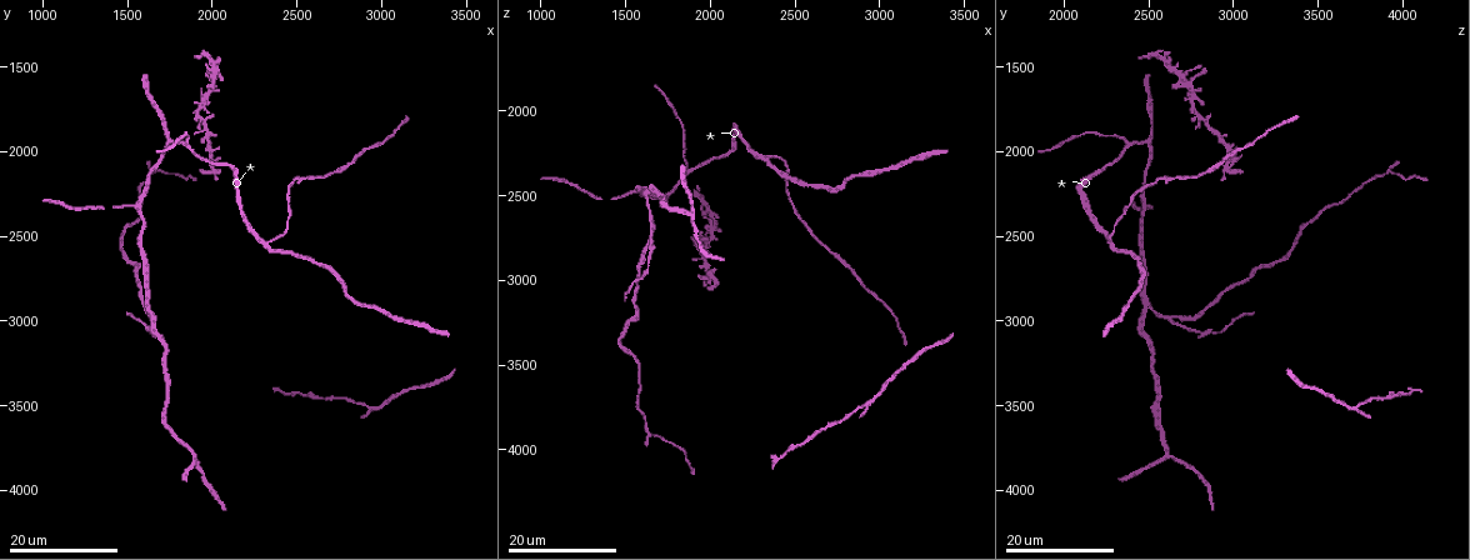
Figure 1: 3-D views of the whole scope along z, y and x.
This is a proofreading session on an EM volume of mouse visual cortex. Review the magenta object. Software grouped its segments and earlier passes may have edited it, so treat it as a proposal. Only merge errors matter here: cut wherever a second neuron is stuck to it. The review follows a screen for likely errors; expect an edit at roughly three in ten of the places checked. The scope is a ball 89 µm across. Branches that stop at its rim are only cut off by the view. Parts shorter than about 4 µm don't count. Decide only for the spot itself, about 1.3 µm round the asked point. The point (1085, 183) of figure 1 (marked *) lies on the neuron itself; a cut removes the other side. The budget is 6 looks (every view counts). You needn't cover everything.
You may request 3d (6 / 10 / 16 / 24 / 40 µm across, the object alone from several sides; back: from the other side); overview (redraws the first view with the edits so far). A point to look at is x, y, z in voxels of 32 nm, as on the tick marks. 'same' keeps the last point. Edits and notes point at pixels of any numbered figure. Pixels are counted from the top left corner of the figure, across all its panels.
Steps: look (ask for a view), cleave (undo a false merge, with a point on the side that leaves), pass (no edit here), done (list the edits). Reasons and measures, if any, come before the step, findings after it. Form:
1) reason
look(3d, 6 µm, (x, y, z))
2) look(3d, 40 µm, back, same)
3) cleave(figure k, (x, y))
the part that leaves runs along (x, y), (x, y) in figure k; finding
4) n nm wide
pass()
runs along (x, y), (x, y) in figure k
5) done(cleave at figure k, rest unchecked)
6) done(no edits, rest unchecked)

calibre changes
look(3d, 24 µm, (1640, 3060, 2860))

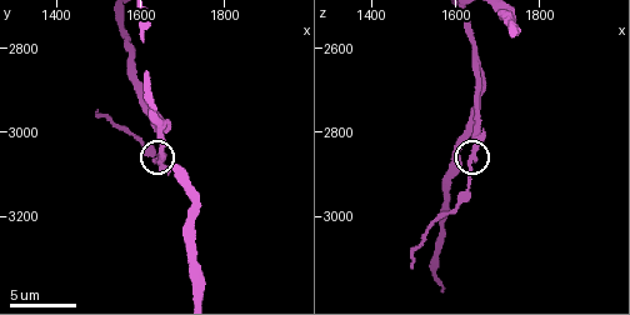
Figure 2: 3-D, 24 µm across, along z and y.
look(3d, 10 µm, same)

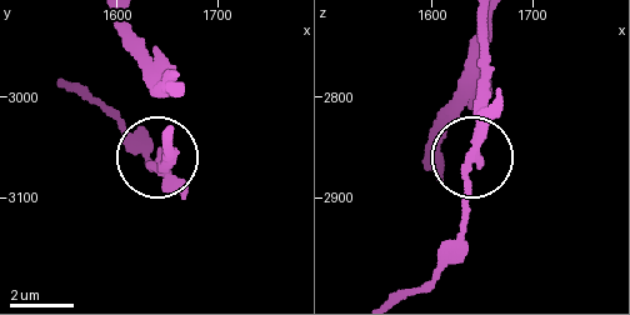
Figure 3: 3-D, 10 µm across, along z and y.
cleave(figure 3, (151, 171))
the part that leaves runs along (480, 141), (459, 244), (408, 293) in figure 3; a second neuron is stuck on

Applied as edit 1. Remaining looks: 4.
look(overview)

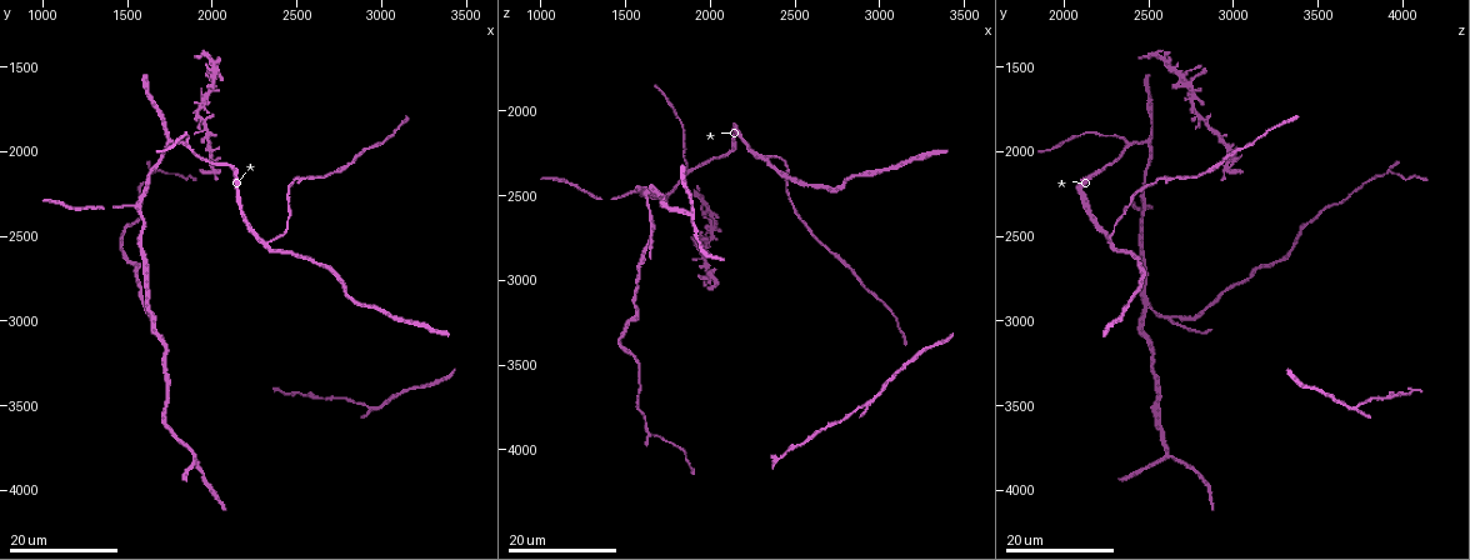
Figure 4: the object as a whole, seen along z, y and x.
two arms in line, one across
look(3d, 16 µm, (1660, 3000, 2620))

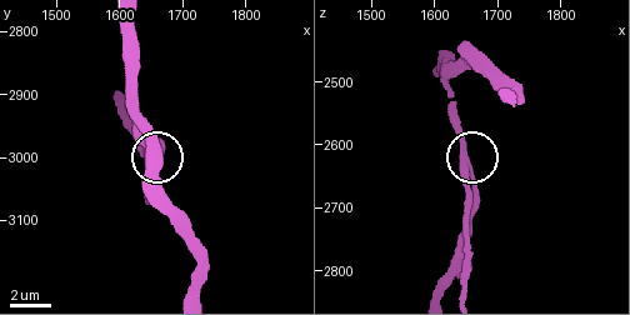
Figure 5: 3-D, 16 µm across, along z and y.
look(3d, 6 µm, same)

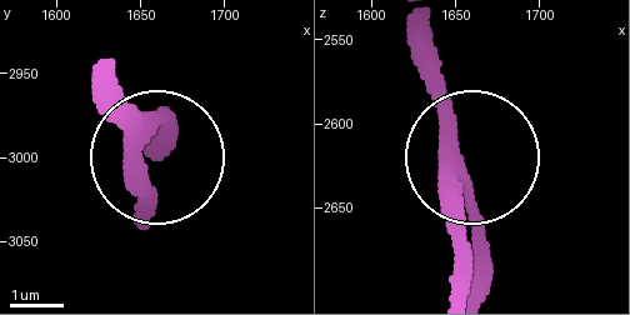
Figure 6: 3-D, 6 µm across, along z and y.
320 nm wide
pass()
runs along (110, 60), (136, 150), (136, 226) in figure 6; continuous, no second neuron

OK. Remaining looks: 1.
done(cleave at figure 3, rest unchecked)

